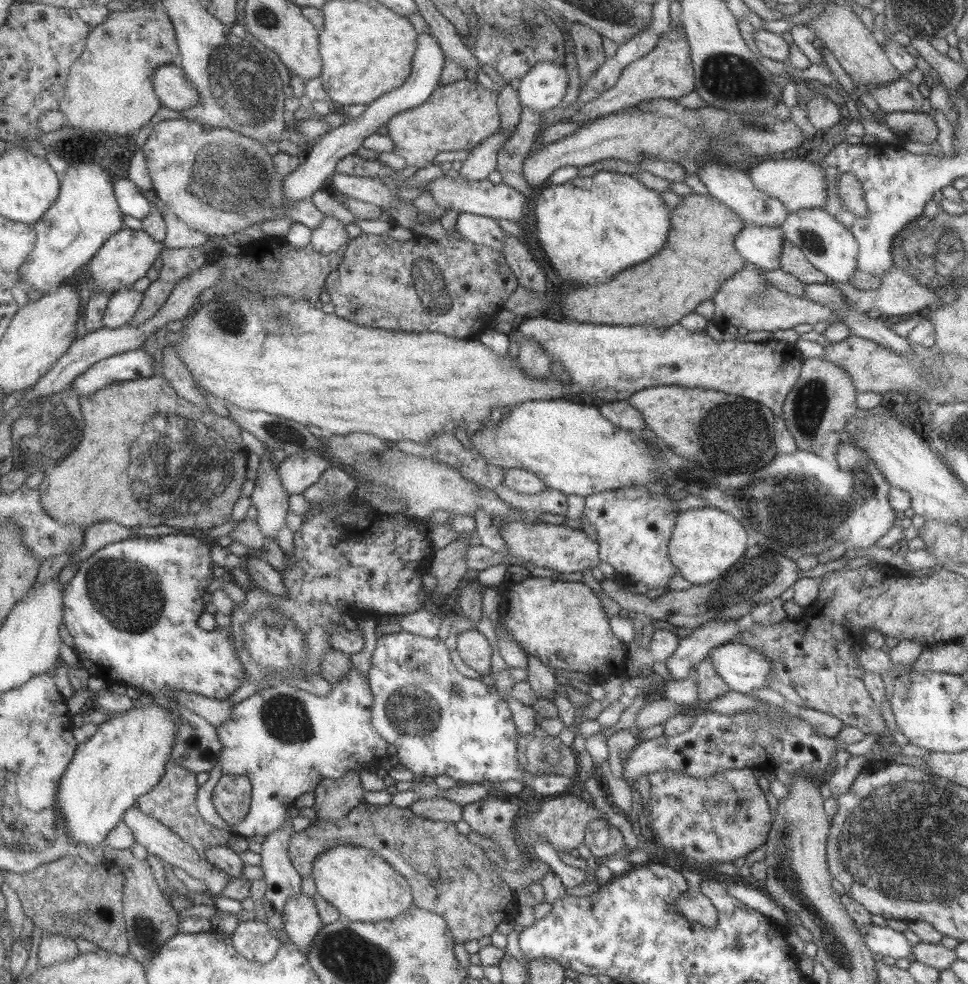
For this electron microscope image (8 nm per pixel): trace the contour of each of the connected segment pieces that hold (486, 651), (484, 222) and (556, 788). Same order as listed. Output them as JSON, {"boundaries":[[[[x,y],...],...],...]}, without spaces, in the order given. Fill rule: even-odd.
{"boundaries":[[[[476,629],[456,636],[456,651],[461,660],[479,675],[489,675],[492,648],[483,634]]],[[[468,212],[459,213],[452,230],[461,233],[461,237],[474,244],[487,246],[497,254],[501,253],[505,240],[504,230],[491,217],[477,216]]],[[[401,630],[391,634],[377,634],[376,647],[367,672],[367,683],[372,696],[370,720],[375,732],[387,744],[396,748],[398,764],[413,774],[422,774],[424,777],[445,774],[455,781],[465,783],[489,781],[497,785],[503,781],[515,780],[526,791],[541,796],[557,796],[569,791],[575,779],[561,775],[531,775],[519,765],[515,757],[516,738],[519,734],[504,698],[495,687],[487,686],[479,679],[461,675],[449,658],[450,651],[438,637],[425,638]]]]}

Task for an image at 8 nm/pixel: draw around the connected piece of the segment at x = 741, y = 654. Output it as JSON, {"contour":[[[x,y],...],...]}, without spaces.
{"contour":[[[727,642],[712,648],[707,657],[731,690],[747,695],[755,689],[769,687],[771,662],[755,648]]]}

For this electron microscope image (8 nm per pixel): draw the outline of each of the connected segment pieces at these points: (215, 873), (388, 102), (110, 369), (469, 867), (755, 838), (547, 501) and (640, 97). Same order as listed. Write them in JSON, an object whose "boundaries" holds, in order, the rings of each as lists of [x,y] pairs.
{"boundaries":[[[[138,808],[125,810],[122,819],[122,822],[129,828],[135,843],[144,847],[147,853],[155,855],[164,863],[172,865],[173,868],[179,868],[187,873],[187,875],[197,878],[197,880],[203,880],[204,886],[207,886],[206,890],[209,895],[220,895],[223,887],[228,882],[231,882],[231,880],[237,878],[237,876],[229,876],[223,873],[221,870],[214,868],[207,860],[201,859],[189,844],[183,843],[168,827],[146,816],[143,812],[140,812]]],[[[419,33],[417,37],[417,48],[412,58],[412,67],[409,76],[401,86],[383,94],[373,103],[366,106],[365,111],[357,117],[349,117],[337,128],[329,130],[316,141],[312,142],[309,150],[303,157],[296,169],[283,177],[283,198],[285,204],[293,204],[295,200],[310,198],[313,192],[319,189],[329,177],[335,172],[335,162],[347,154],[355,153],[364,138],[376,132],[377,128],[384,126],[389,117],[397,112],[415,108],[427,101],[431,92],[439,82],[439,74],[443,68],[443,51],[432,33]]],[[[140,348],[108,356],[79,374],[70,388],[75,390],[78,396],[87,396],[112,383],[148,378],[152,376],[152,362],[152,356]]],[[[361,801],[340,820],[315,818],[308,828],[290,836],[288,845],[292,868],[301,876],[311,876],[315,858],[340,845],[356,845],[375,852],[409,883],[412,904],[441,916],[456,943],[477,941],[498,930],[501,922],[512,923],[518,901],[496,874],[484,850],[457,832],[455,823],[414,816],[408,808],[373,805]]],[[[750,768],[729,769],[715,773],[706,780],[673,771],[648,773],[651,787],[646,819],[647,826],[653,833],[653,841],[677,853],[688,862],[705,865],[710,862],[732,863],[764,845],[770,830],[771,814],[764,793],[751,771]]],[[[505,484],[499,485],[494,490],[503,503],[527,514],[549,512],[549,514],[560,514],[564,517],[567,512],[567,497],[561,491],[547,488],[534,495],[519,494],[515,490],[509,490]]],[[[683,28],[663,33],[655,46],[645,56],[634,60],[621,70],[619,78],[611,88],[578,108],[577,111],[573,111],[570,121],[593,121],[593,118],[635,107],[639,102],[657,98],[675,100],[686,96],[686,94],[694,90],[695,82],[689,56],[689,45],[687,45]]]]}

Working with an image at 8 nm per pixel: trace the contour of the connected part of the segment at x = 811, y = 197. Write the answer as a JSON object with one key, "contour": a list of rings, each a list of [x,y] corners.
{"contour":[[[782,158],[781,160],[764,160],[750,169],[748,174],[753,186],[783,203],[785,217],[791,212],[806,208],[823,208],[827,199],[827,186],[823,178],[821,164],[803,158]]]}

